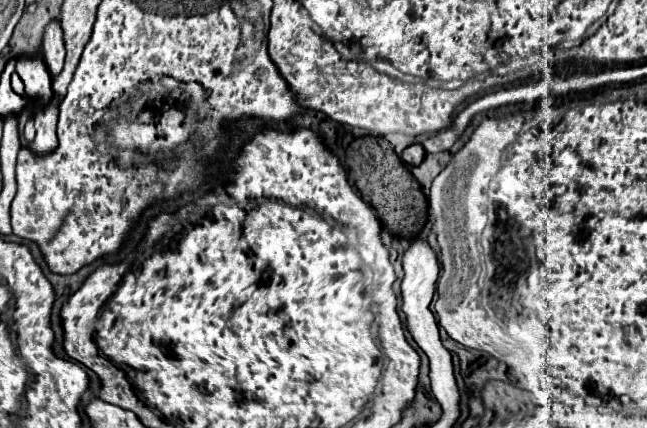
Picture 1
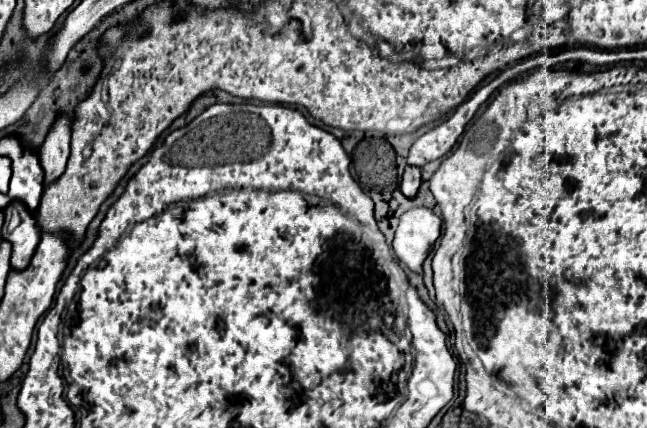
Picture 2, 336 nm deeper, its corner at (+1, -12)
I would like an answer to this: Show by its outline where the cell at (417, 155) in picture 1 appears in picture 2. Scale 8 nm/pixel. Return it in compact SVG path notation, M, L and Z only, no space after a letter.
M408 166L406 172L404 172L404 176L402 176L400 190L402 190L402 194L406 198L414 198L416 192L418 192L418 188L420 188L420 168Z

